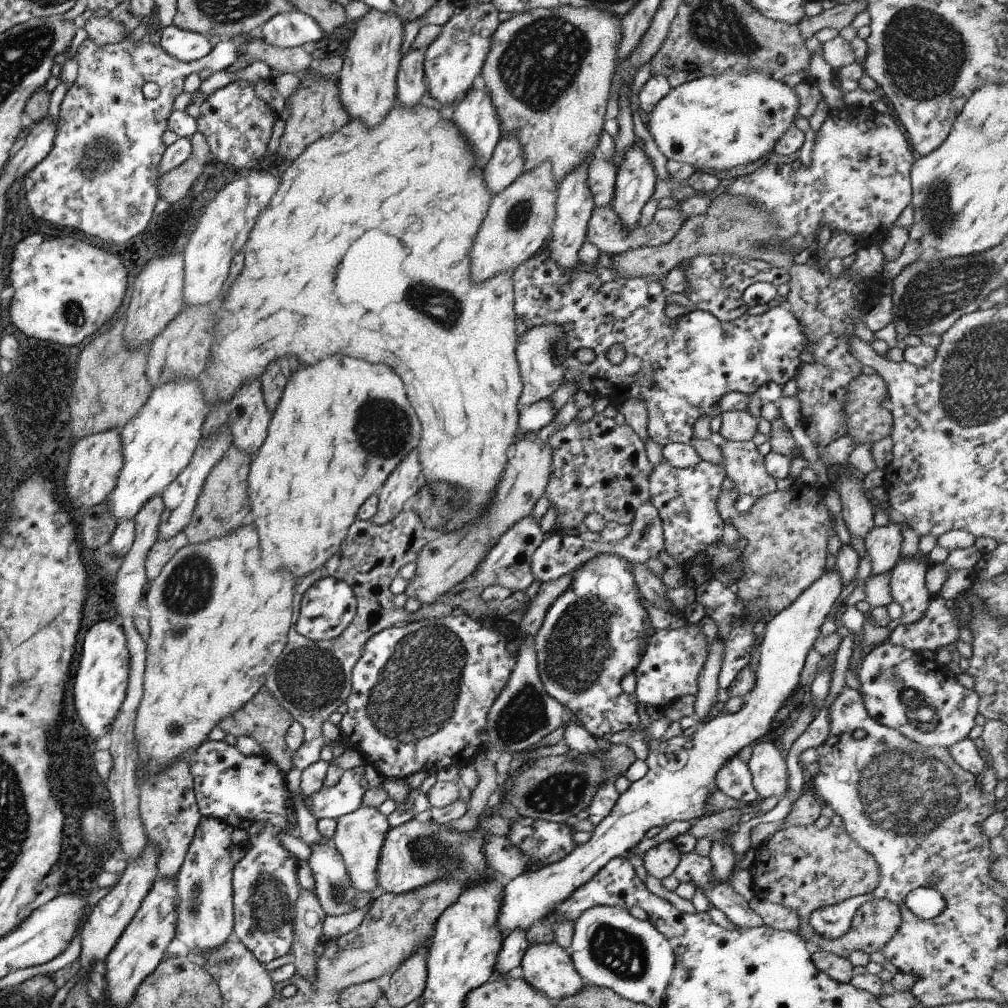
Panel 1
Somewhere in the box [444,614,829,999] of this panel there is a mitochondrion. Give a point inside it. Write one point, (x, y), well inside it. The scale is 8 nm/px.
(623, 954)

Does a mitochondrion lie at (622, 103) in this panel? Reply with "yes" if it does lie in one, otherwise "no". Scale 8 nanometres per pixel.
no

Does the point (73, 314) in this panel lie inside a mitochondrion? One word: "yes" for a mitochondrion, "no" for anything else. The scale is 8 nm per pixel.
yes

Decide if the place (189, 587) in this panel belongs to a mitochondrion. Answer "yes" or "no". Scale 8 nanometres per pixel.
yes

